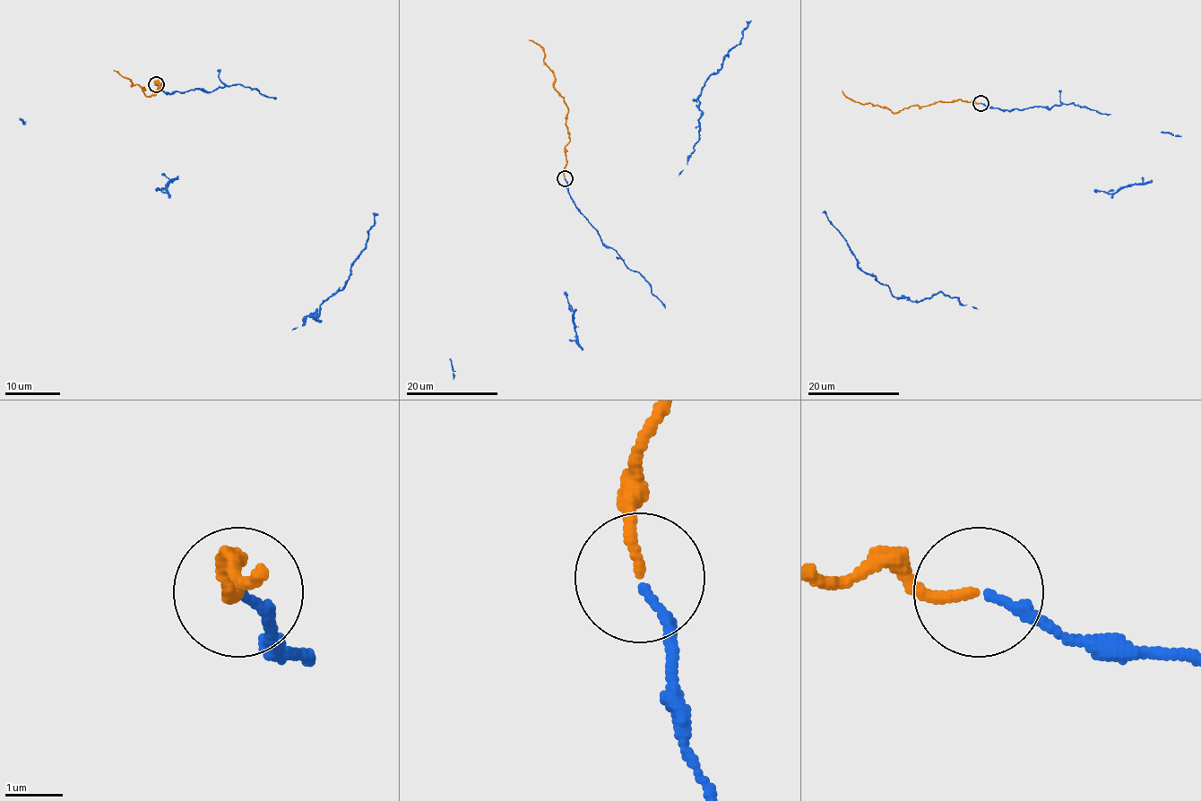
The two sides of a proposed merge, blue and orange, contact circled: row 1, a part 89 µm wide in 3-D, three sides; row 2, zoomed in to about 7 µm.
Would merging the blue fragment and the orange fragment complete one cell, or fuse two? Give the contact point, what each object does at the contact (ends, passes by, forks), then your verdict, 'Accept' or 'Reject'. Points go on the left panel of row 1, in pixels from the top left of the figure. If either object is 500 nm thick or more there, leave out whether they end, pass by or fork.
Place: (156, 84). At the ring blue ends. At the ring orange ends. Accept

